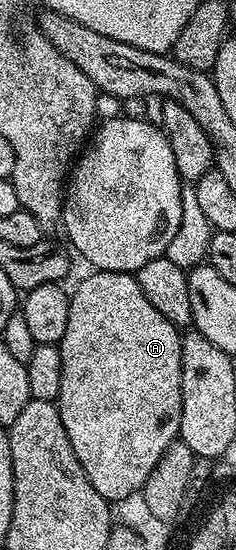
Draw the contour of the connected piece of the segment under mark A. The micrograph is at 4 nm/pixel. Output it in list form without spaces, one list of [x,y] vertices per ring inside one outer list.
[[[94,270],[77,288],[72,288],[69,296],[69,312],[67,313],[67,333],[63,333],[60,341],[61,360],[63,361],[63,377],[65,386],[59,389],[56,405],[61,414],[63,429],[67,433],[67,441],[71,441],[71,449],[75,449],[75,457],[79,457],[79,465],[83,465],[83,473],[87,473],[87,481],[95,485],[95,493],[103,498],[129,499],[144,488],[147,477],[151,477],[151,469],[159,465],[159,457],[181,433],[181,336],[182,332],[147,297],[143,297],[143,289],[139,289],[136,278],[124,271]]]

